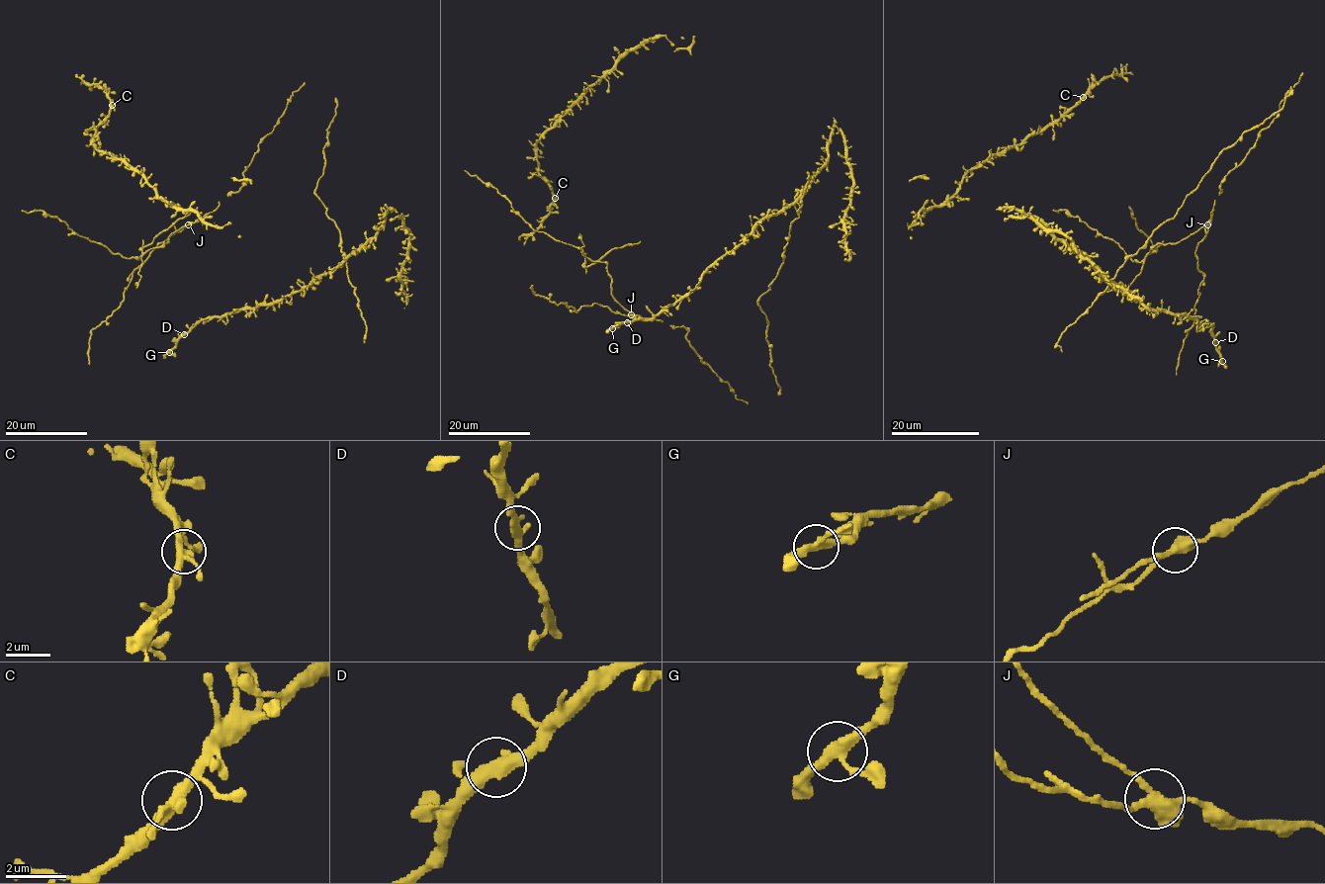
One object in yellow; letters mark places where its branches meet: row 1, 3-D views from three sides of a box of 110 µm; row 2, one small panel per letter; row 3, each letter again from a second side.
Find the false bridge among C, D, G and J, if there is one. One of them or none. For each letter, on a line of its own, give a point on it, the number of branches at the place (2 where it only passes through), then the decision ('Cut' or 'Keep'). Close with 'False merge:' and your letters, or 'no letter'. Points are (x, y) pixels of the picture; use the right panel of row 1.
C: Place: (1083, 97). Branches: 3. Keep
D: Place: (1215, 342). Branches: 3. Keep
G: Place: (1222, 361). Branches: 3. Keep
J: Place: (1207, 224). Branches: 3. Cut
False merge: J

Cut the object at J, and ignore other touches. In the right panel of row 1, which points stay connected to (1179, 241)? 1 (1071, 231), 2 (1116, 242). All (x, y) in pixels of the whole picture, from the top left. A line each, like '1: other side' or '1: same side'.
1: other side
2: same side

